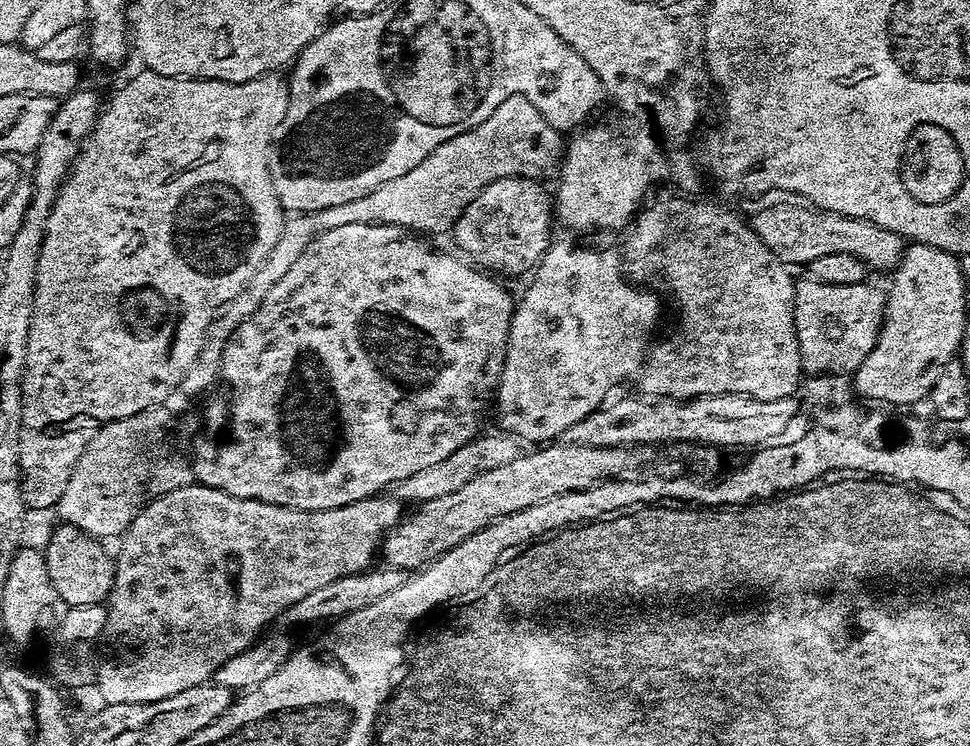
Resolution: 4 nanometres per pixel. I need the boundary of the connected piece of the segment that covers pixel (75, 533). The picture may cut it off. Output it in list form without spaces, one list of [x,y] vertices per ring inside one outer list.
[[[63,522],[57,525],[48,540],[48,548],[43,549],[43,554],[50,582],[54,590],[58,590],[61,605],[77,608],[104,604],[114,586],[116,561],[113,553],[107,552],[99,539],[83,532],[78,526]]]

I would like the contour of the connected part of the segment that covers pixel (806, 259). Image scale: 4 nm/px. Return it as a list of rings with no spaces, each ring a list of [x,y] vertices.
[[[788,202],[792,204],[772,204],[769,208],[764,208],[761,212],[756,212],[750,216],[750,227],[770,246],[770,250],[776,258],[789,266],[803,266],[809,264],[814,258],[822,254],[852,254],[858,258],[869,269],[876,272],[884,272],[895,269],[900,263],[900,256],[905,250],[906,241],[903,236],[894,234],[894,230],[886,230],[869,220],[859,220],[853,216],[843,216],[837,212],[825,212],[823,208],[813,208],[804,202]]]

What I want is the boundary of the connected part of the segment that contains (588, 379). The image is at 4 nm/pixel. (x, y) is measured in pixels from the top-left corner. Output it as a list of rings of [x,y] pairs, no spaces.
[[[551,243],[540,260],[539,267],[535,269],[531,280],[532,285],[525,290],[524,297],[518,300],[512,313],[508,349],[504,355],[504,369],[500,375],[500,386],[496,390],[494,400],[497,405],[500,403],[501,426],[512,428],[513,433],[511,432],[511,435],[513,437],[519,438],[521,441],[523,441],[522,439],[533,440],[533,445],[540,446],[545,442],[552,442],[563,437],[565,430],[570,426],[574,426],[574,422],[582,422],[582,418],[586,418],[590,413],[595,412],[609,399],[609,397],[607,398],[608,391],[615,384],[622,383],[627,376],[635,377],[639,373],[644,363],[644,357],[650,347],[648,332],[655,330],[656,319],[660,316],[660,300],[655,296],[655,294],[657,295],[655,291],[637,290],[625,279],[622,275],[622,264],[617,253],[615,256],[612,252],[599,252],[596,248],[575,248],[572,244]]]

